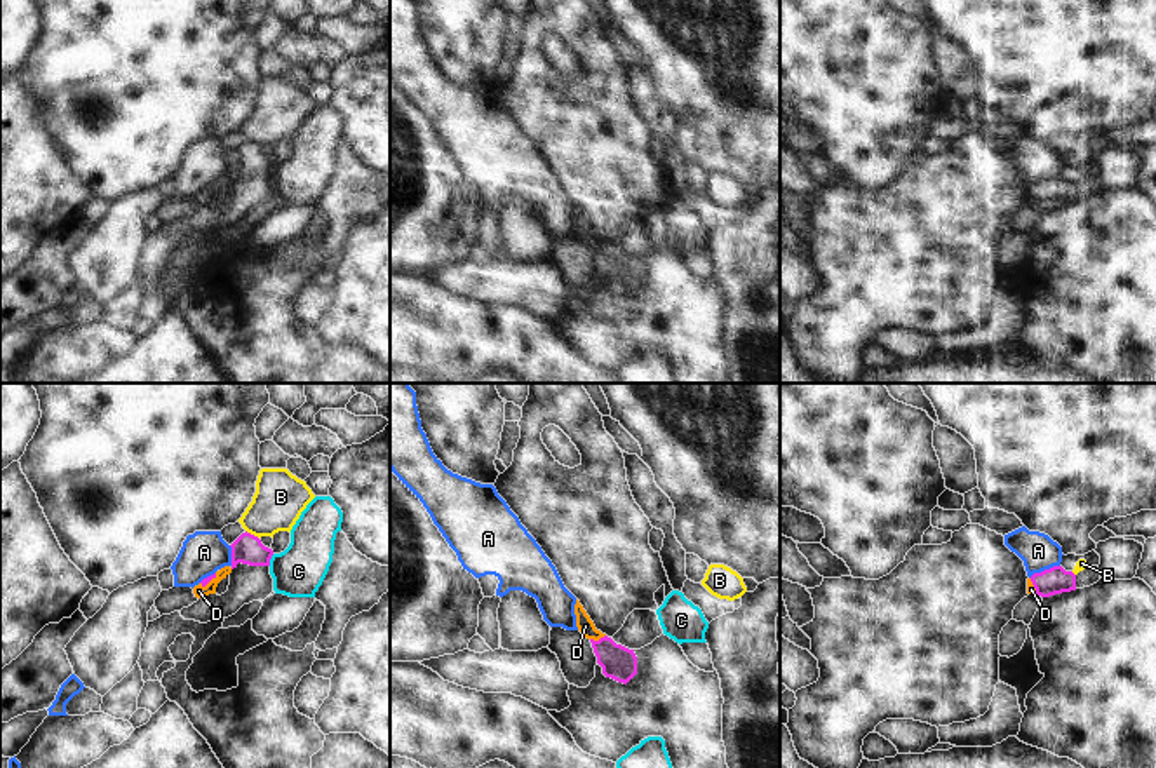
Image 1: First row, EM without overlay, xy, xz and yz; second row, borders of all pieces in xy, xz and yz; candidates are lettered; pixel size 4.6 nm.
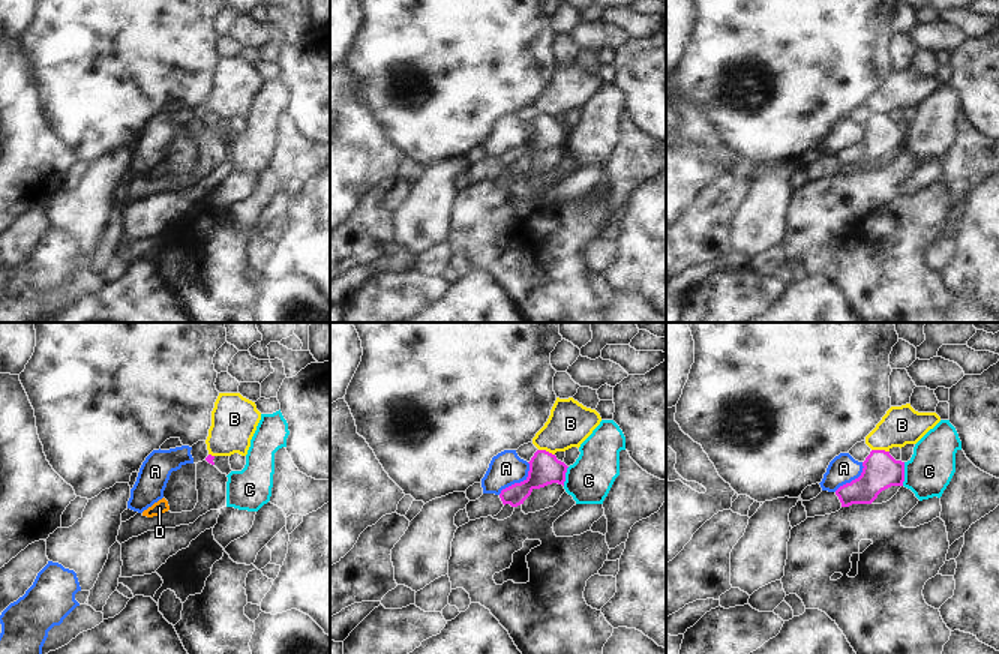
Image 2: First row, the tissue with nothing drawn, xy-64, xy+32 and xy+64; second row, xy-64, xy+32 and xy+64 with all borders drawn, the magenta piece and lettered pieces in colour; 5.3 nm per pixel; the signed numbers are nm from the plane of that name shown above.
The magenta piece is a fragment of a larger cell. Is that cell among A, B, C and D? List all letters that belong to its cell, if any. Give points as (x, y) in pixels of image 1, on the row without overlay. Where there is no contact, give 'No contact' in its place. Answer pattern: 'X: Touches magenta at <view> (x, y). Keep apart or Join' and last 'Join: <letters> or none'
A: Touches magenta at yz (1045, 180). Keep apart
B: Touches magenta at xy (253, 145). Keep apart
C: Touches magenta at xy (270, 168). Keep apart
D: Touches magenta at xz (599, 249). Join
Join: D

